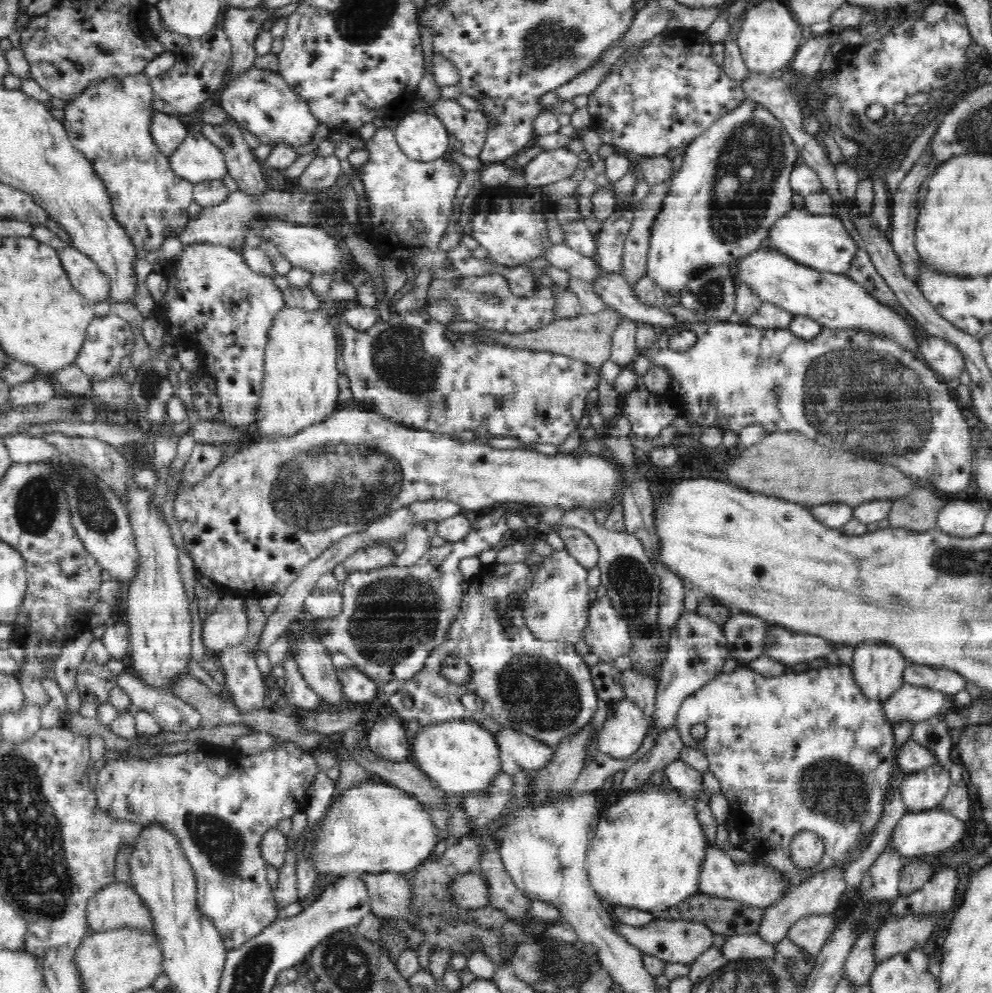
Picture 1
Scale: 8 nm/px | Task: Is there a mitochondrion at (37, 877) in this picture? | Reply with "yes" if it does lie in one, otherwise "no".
yes

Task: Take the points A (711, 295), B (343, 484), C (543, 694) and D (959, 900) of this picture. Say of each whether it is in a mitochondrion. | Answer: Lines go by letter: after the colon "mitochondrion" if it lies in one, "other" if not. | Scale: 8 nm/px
A: mitochondrion
B: mitochondrion
C: mitochondrion
D: other

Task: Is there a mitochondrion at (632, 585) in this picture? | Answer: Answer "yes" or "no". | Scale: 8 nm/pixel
yes

